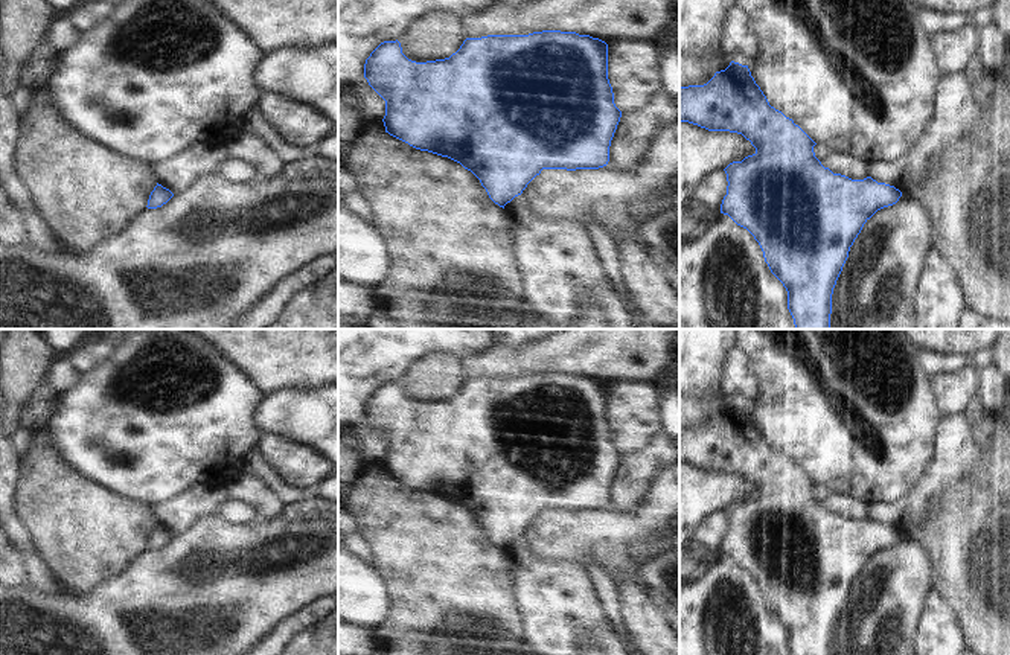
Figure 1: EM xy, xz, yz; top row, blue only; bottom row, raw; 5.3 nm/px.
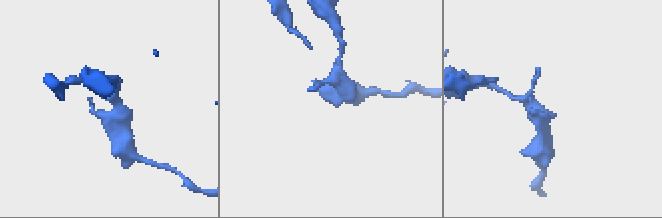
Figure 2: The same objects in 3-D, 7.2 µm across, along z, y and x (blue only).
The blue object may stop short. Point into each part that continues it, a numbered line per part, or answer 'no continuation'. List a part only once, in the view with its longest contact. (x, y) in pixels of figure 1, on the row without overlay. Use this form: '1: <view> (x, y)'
no continuation

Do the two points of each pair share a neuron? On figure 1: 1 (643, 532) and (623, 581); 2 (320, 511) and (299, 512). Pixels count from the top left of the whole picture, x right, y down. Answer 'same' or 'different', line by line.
1: different
2: same

